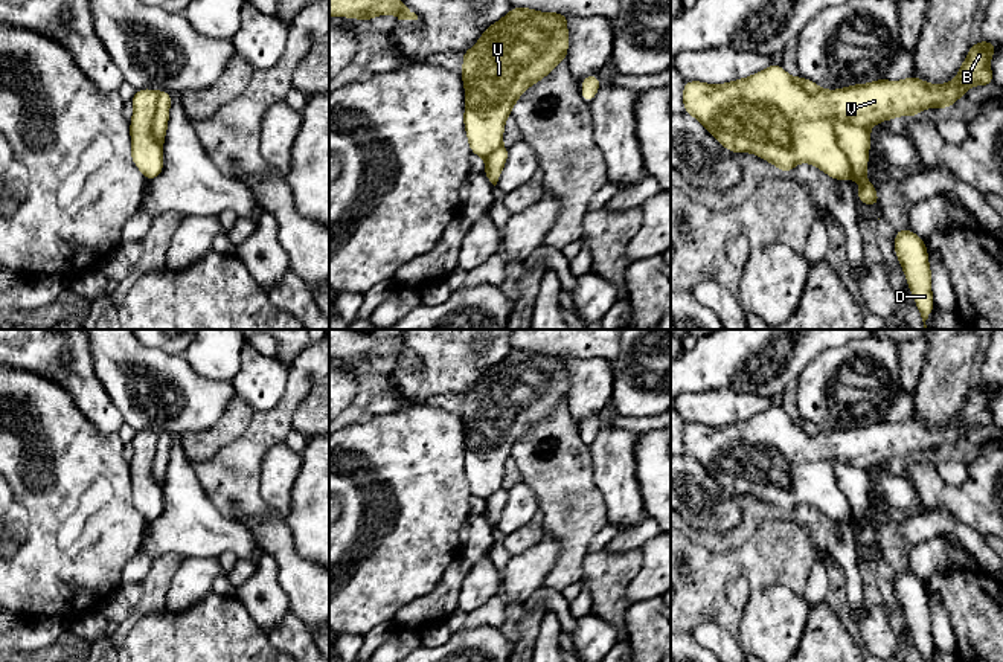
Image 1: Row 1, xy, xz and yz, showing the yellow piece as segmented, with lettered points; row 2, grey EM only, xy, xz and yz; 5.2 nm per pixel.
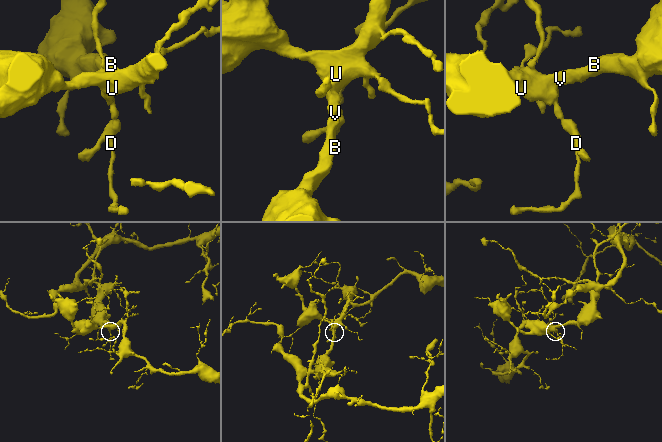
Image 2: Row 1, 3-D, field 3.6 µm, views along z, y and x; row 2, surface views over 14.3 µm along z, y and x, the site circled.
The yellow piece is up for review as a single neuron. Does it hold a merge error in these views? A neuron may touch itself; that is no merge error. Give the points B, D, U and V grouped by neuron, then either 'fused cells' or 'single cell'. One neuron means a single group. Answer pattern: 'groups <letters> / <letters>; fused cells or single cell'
groups B U V / D; fused cells

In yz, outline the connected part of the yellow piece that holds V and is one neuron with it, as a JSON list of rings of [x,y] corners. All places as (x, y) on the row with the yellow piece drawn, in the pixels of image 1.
[[[985,40],[971,44],[957,76],[948,84],[927,84],[915,76],[904,81],[880,78],[869,84],[855,84],[838,90],[822,88],[817,95],[802,90],[780,64],[771,63],[762,72],[726,84],[712,85],[701,81],[686,81],[683,107],[729,151],[736,154],[753,153],[777,166],[780,172],[793,171],[796,165],[806,162],[834,180],[851,180],[849,159],[834,133],[837,121],[870,128],[896,116],[918,116],[921,110],[931,107],[947,110],[965,96],[969,87],[994,84],[989,61],[997,47],[998,43]]]

